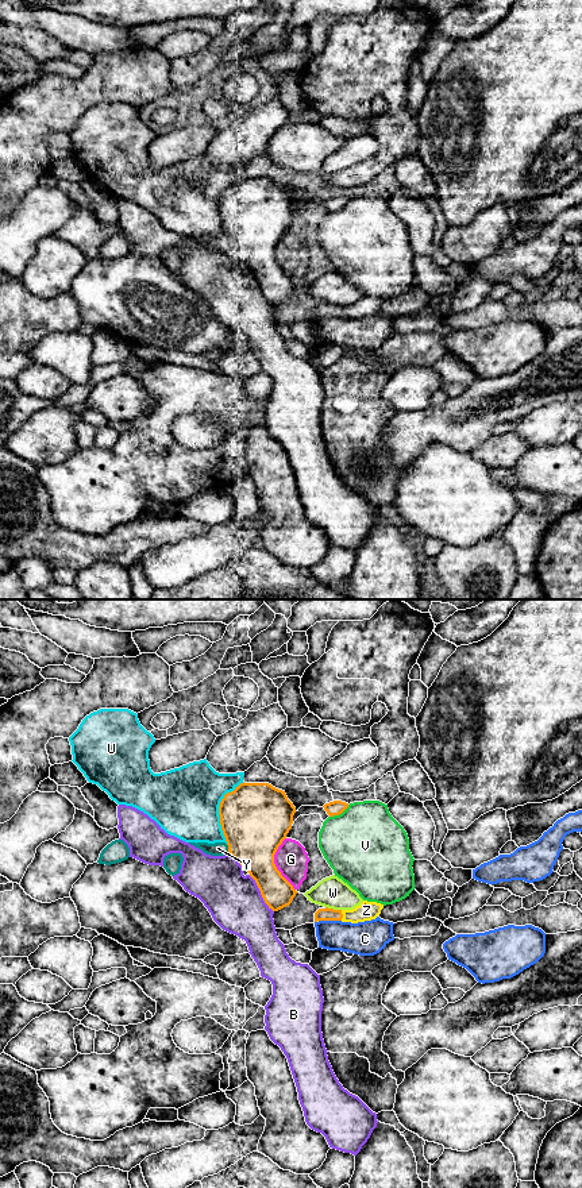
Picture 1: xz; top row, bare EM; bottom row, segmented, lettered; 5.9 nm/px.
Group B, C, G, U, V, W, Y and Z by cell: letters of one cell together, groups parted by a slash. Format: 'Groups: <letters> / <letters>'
Groups: B / C / G / U / V / W / Y / Z

